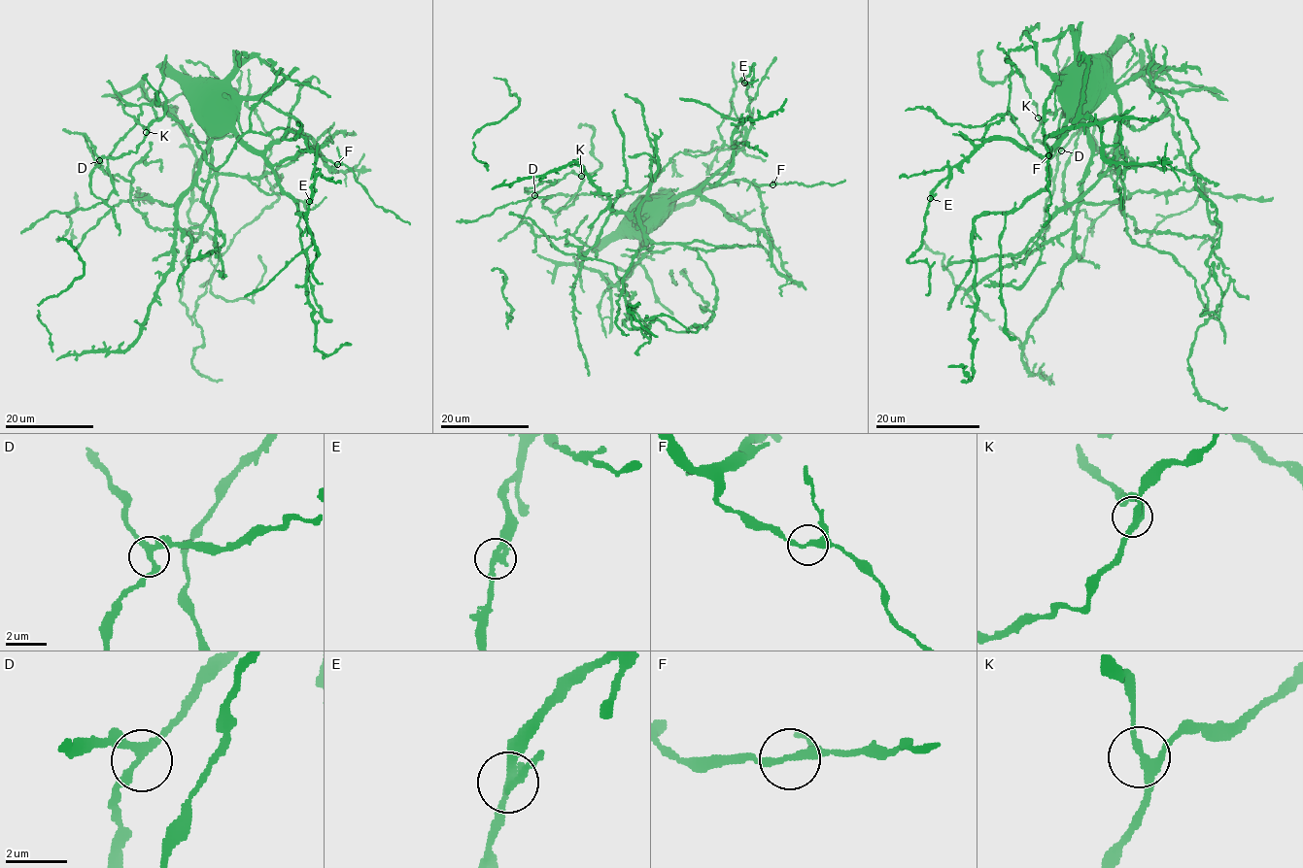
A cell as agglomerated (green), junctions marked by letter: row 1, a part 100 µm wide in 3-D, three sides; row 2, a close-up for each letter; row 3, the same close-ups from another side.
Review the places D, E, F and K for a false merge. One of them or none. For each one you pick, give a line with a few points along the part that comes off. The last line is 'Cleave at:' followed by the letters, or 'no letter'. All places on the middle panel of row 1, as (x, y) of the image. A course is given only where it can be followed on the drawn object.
Cleave at: no letter

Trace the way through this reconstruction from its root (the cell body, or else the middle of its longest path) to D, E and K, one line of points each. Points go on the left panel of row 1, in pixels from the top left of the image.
D: (203, 119), (272, 164), (309, 150), (247, 132), (213, 168), (142, 104), (138, 149), (99, 160)
E: (203, 119), (221, 127), (230, 127), (272, 164), (280, 164), (311, 150), (316, 155), (316, 162), (309, 201)
K: (203, 119), (272, 164), (309, 150), (284, 129), (247, 132), (213, 168), (179, 121), (142, 104), (146, 132)

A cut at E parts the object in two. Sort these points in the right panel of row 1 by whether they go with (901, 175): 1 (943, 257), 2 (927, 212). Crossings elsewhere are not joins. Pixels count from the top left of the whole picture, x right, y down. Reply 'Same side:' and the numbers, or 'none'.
Same side: 1

